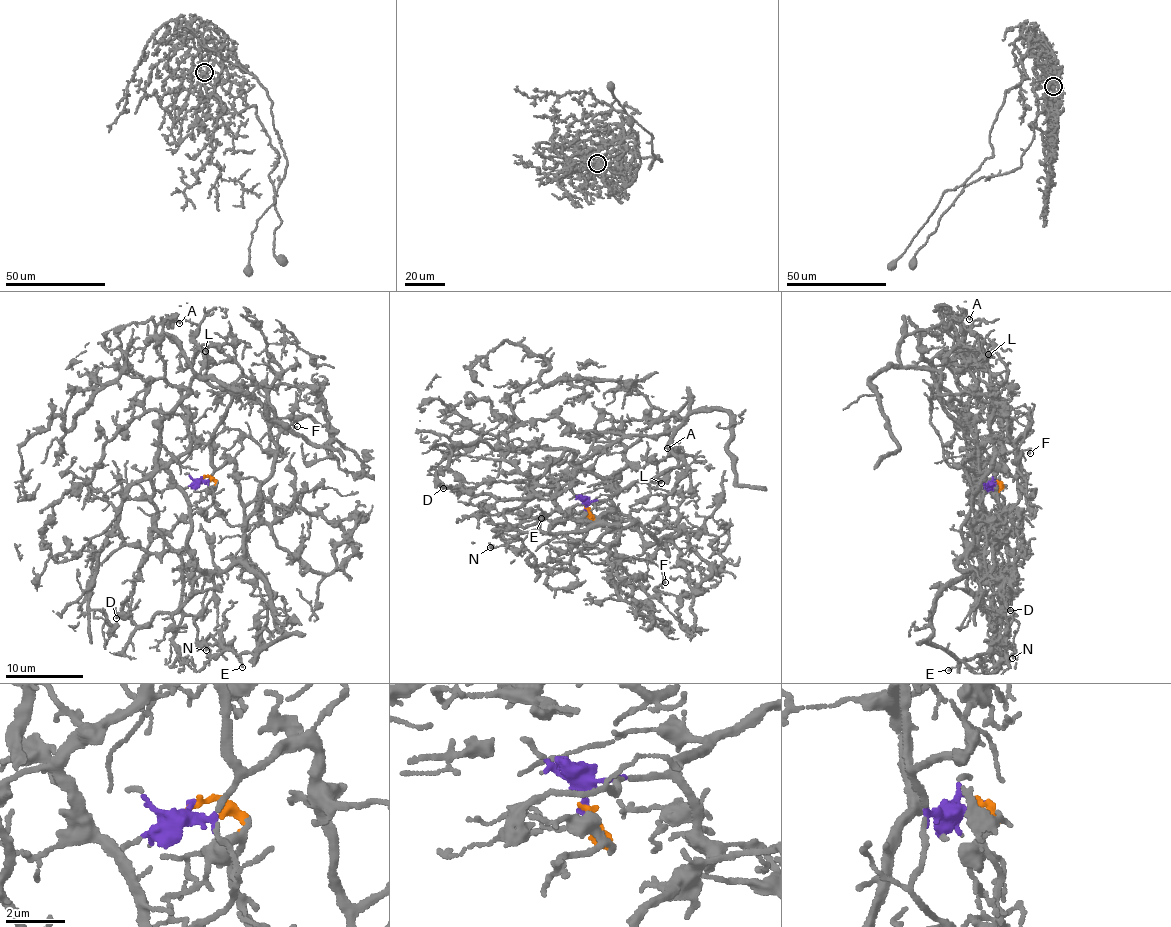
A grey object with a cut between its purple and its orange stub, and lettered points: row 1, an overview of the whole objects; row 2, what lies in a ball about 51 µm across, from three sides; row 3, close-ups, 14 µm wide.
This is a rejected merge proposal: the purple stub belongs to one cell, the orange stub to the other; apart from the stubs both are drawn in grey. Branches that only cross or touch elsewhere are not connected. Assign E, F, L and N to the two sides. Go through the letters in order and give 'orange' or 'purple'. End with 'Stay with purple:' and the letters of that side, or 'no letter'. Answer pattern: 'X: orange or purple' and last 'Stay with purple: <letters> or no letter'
E: orange
F: purple
L: purple
N: purple
Stay with purple: F, L, N

